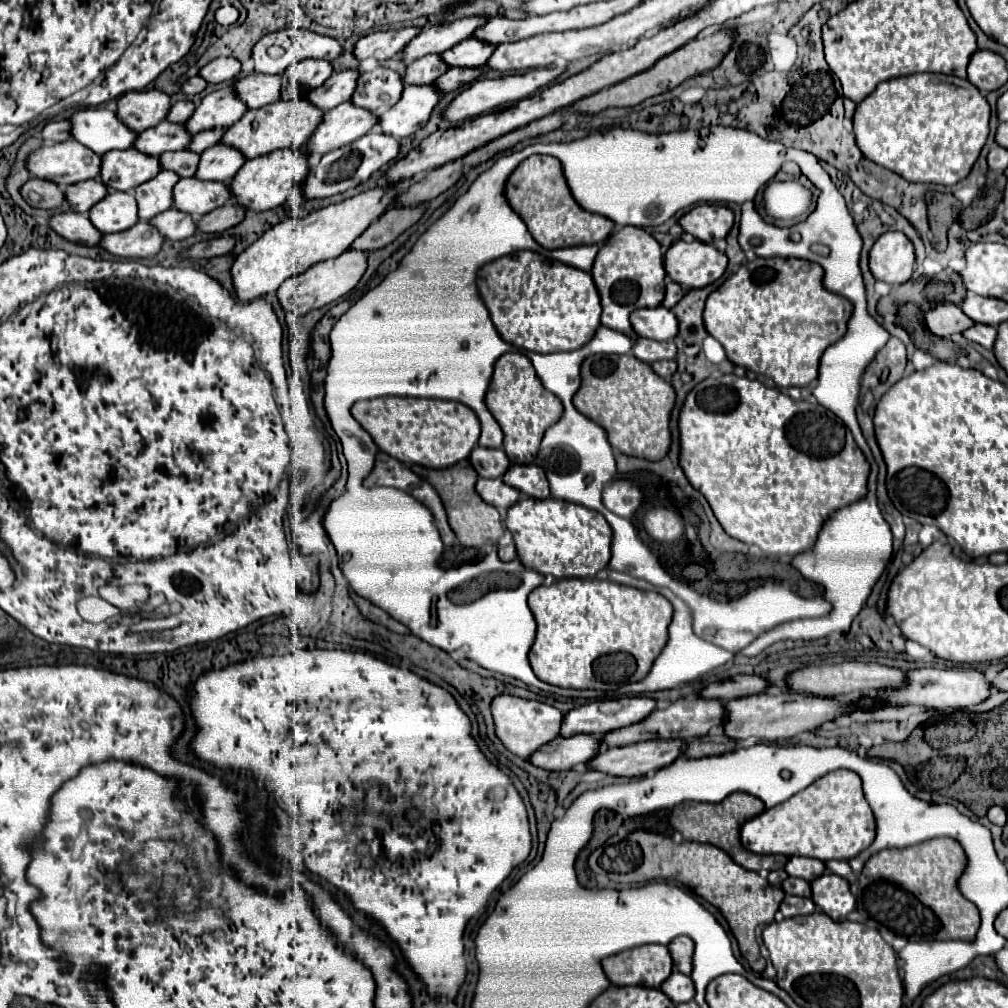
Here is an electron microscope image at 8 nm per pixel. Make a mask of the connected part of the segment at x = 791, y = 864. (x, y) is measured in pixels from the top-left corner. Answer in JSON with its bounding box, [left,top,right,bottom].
[785,856,825,882]

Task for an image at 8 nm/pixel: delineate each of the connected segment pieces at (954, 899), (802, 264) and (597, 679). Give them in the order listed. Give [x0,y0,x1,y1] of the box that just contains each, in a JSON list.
[[861,838,981,952],[703,258,853,388],[529,578,673,690]]

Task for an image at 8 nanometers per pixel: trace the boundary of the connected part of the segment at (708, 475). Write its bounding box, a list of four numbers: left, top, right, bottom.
[679,374,869,554]

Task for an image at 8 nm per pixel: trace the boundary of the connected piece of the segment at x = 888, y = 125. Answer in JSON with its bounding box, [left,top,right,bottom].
[853,74,989,186]

